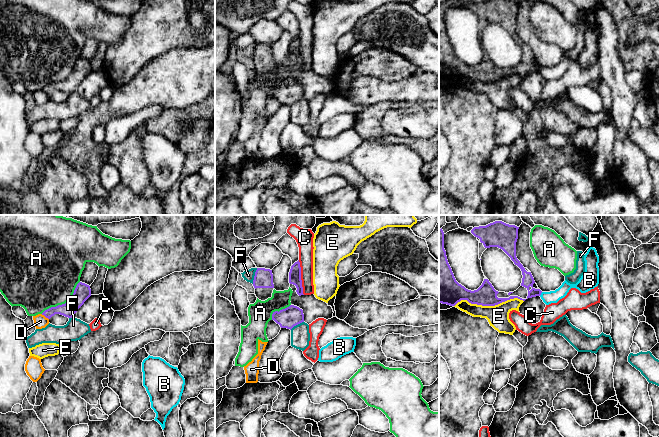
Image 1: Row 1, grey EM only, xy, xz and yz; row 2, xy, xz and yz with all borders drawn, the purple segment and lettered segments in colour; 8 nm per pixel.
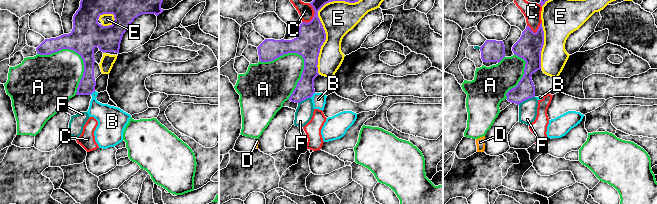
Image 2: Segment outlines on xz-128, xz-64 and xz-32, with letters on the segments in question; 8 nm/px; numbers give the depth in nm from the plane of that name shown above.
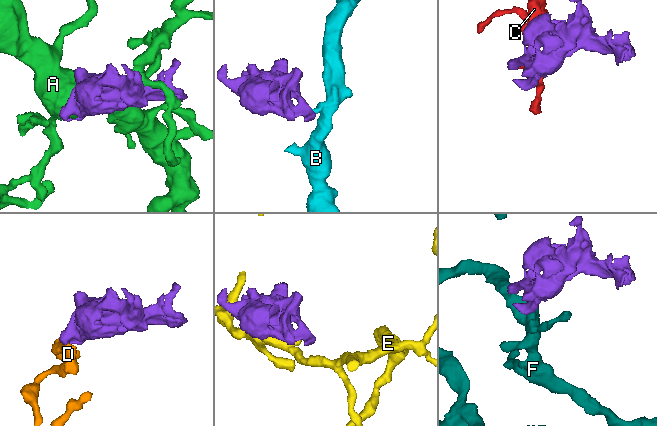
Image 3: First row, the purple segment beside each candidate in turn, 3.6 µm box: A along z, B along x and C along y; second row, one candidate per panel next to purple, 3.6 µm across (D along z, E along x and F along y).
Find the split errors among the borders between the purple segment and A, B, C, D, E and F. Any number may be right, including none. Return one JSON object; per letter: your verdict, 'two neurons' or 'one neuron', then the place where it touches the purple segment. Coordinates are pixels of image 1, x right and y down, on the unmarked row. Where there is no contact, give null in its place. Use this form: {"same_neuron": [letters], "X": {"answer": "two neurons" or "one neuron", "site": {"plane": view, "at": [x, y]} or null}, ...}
{"same_neuron": [], "A": {"answer": "two neurons", "site": {"plane": "xy", "at": [63, 80]}}, "B": {"answer": "two neurons", "site": {"plane": "yz", "at": [540, 70]}}, "C": {"answer": "two neurons", "site": {"plane": "xz", "at": [300, 53]}}, "D": {"answer": "two neurons", "site": {"plane": "xy", "at": [45, 92]}}, "E": {"answer": "two neurons", "site": {"plane": "yz", "at": [488, 81]}}, "F": {"answer": "two neurons", "site": {"plane": "xz", "at": [254, 52]}}}

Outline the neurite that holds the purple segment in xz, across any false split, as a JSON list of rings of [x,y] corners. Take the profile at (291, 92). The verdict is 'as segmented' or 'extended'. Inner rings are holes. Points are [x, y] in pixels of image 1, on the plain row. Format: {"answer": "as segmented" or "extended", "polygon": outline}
{"answer": "as segmented", "polygon": [[[297,82],[289,83],[273,88],[272,96],[280,101],[281,104],[292,105],[294,102],[304,98],[303,86]]]}

